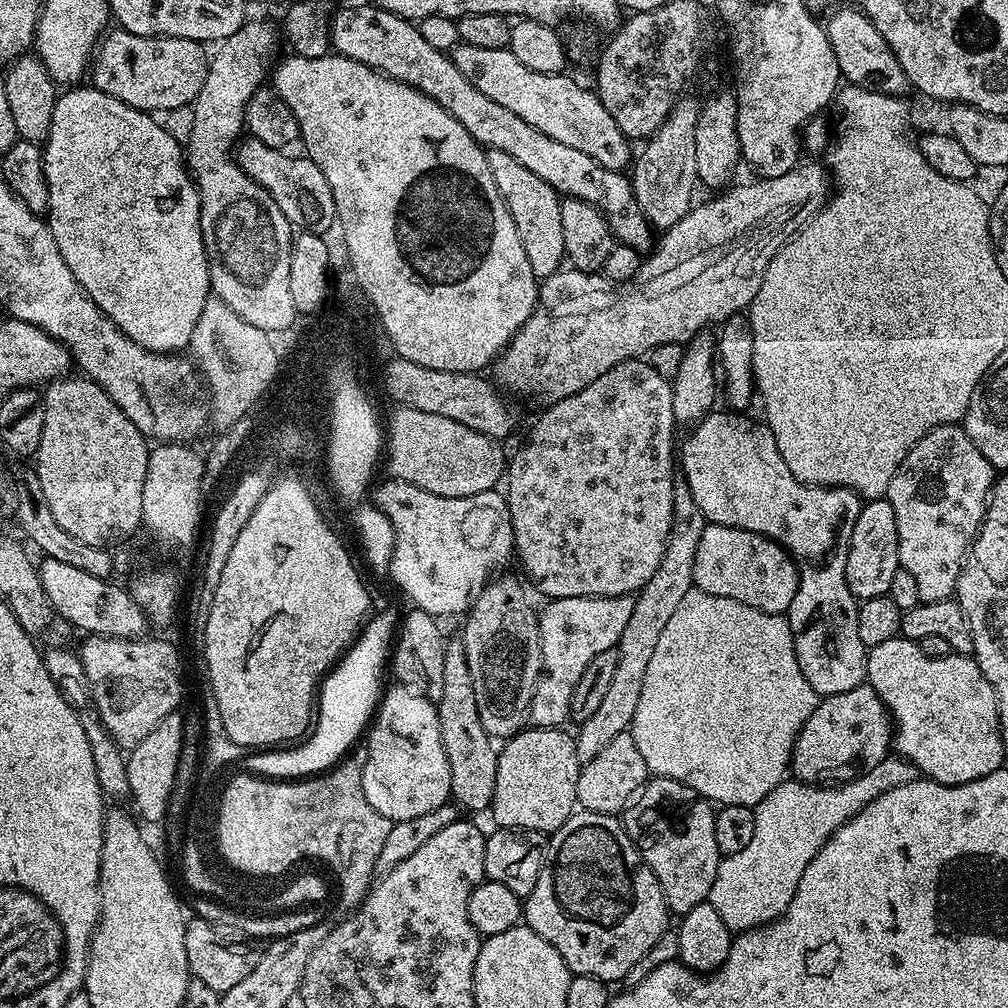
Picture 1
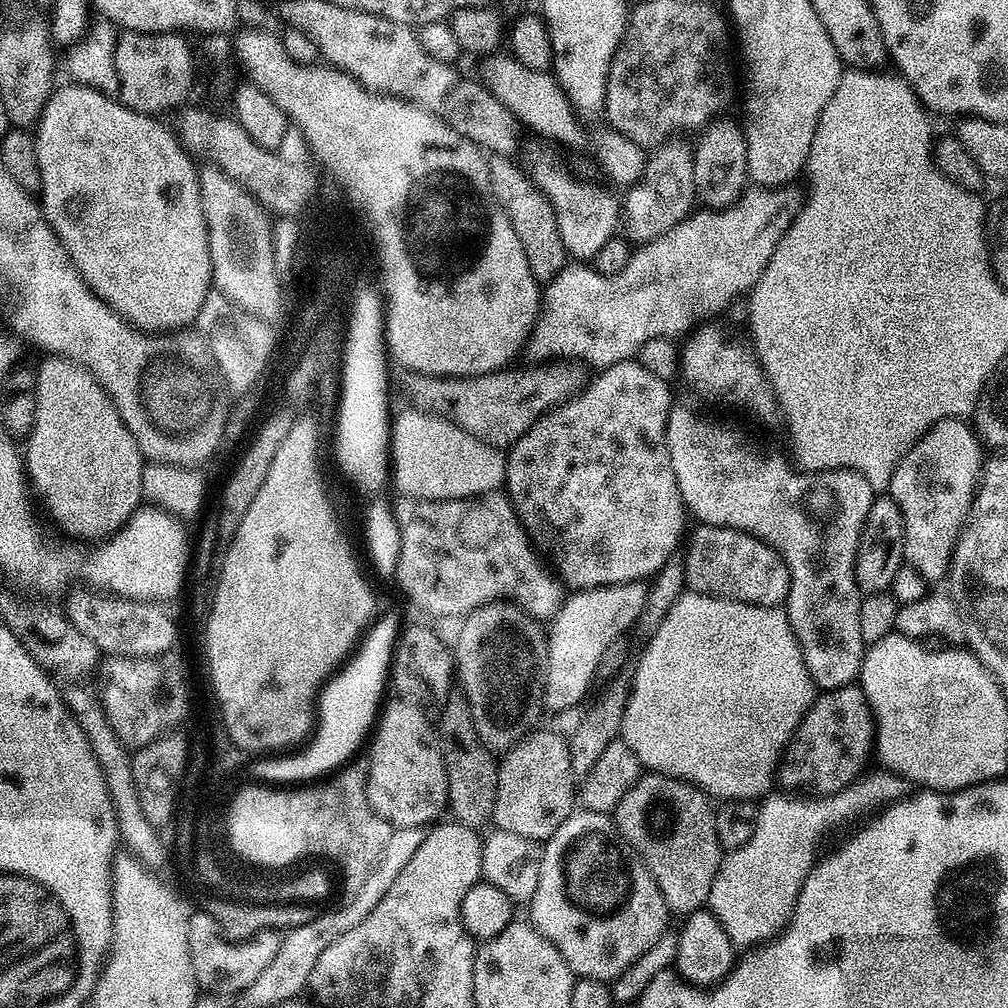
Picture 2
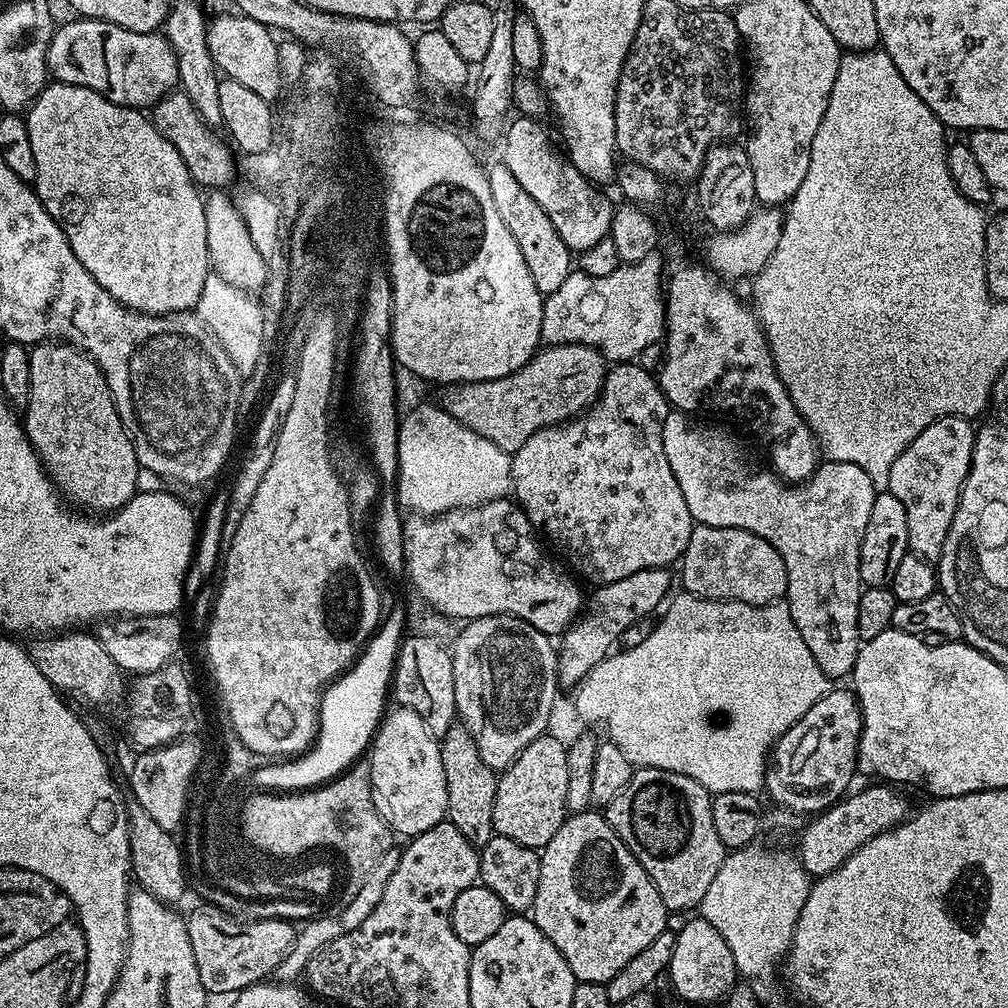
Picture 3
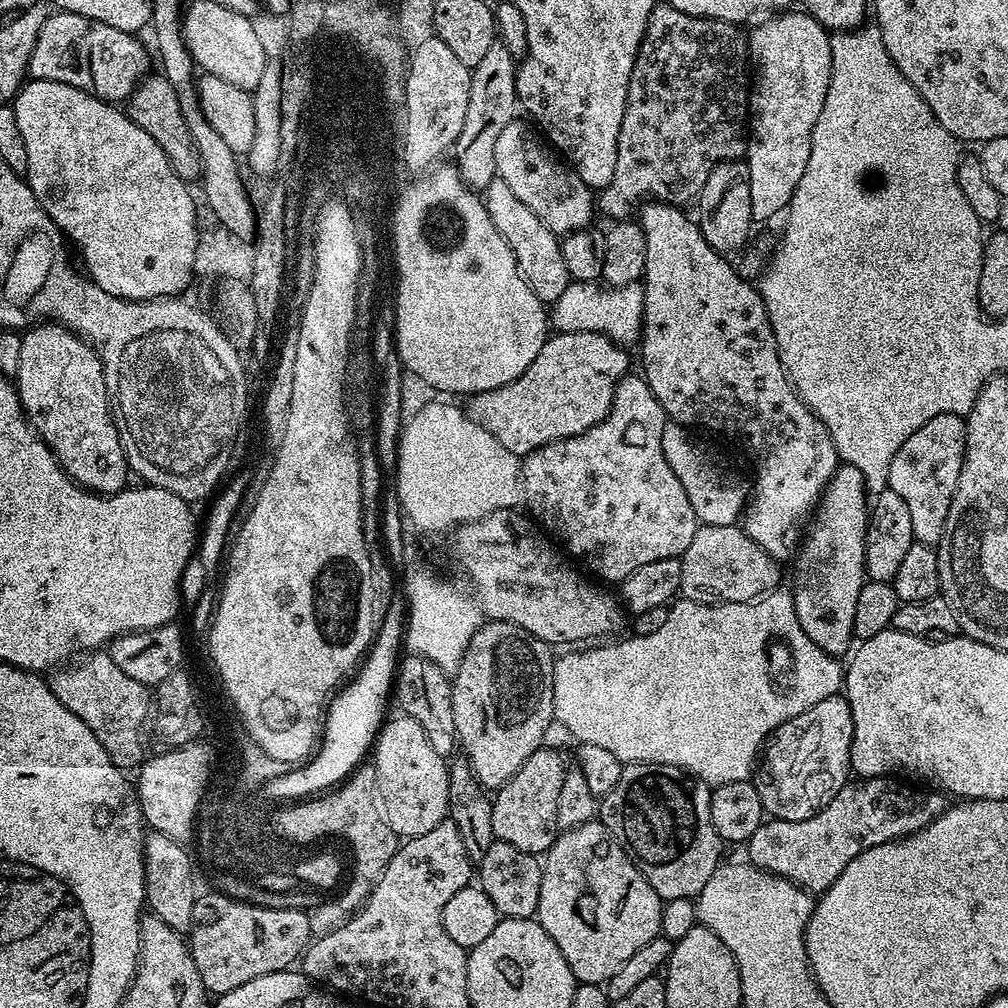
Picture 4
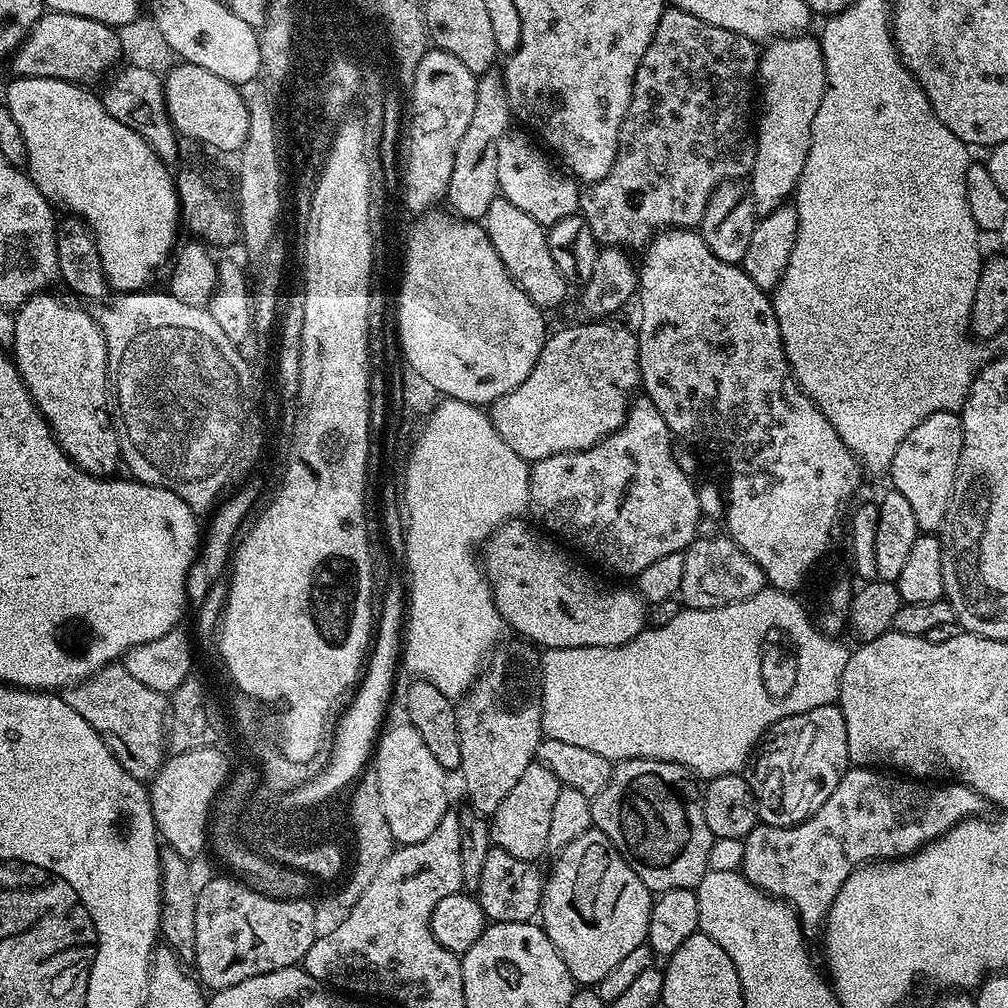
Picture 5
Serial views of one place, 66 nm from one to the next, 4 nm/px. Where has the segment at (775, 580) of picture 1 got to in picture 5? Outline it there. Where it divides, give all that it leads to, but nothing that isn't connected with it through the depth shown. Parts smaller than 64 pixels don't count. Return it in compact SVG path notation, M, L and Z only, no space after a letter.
M724 534L703 536L693 540L692 545L683 551L686 567L682 570L682 586L678 596L687 607L726 606L750 598L766 587L762 570L731 538Z

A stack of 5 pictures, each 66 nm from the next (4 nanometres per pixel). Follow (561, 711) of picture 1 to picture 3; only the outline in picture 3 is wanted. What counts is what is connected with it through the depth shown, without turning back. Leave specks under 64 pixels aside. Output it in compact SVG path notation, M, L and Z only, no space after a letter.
M647 568L638 570L638 574L630 574L630 578L602 584L595 589L596 593L590 596L582 615L563 633L559 641L561 644L558 644L556 670L561 685L579 684L586 678L586 674L590 674L590 670L594 670L594 666L598 666L598 662L602 662L613 651L626 626L630 626L635 620L651 617L652 611L656 607L659 609L669 599L673 591L672 580L674 584L673 573L672 576L670 573L668 568Z

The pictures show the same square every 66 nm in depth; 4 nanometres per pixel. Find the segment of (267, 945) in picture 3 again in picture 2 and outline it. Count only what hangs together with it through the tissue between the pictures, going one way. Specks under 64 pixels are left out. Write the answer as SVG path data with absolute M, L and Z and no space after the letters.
M203 910L193 911L188 917L190 930L190 962L194 962L194 978L197 985L205 993L217 998L235 997L244 991L266 965L278 954L278 946L282 939L277 929L262 930L247 938L229 938L220 923L213 916Z

